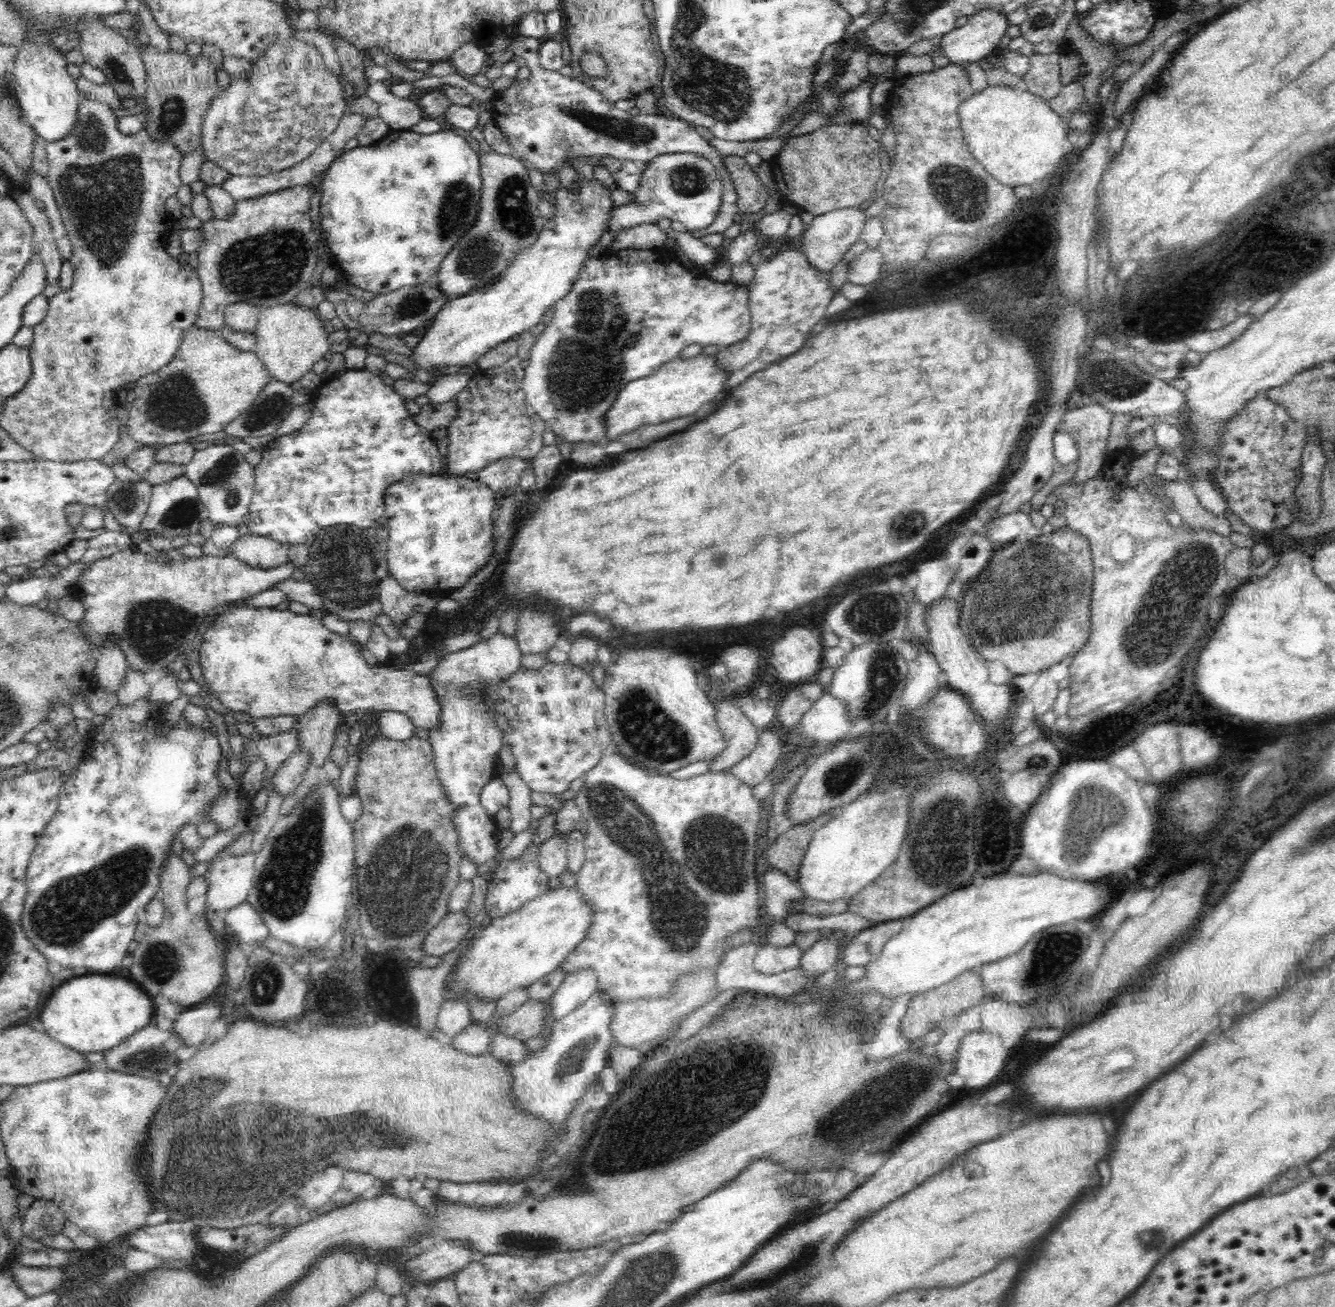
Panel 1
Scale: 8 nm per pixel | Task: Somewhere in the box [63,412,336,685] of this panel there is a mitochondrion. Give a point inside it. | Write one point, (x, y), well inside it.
(156, 628)

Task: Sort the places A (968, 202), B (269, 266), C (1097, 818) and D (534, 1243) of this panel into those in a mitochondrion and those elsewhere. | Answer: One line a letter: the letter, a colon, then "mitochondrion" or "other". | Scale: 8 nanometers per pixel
A: mitochondrion
B: mitochondrion
C: mitochondrion
D: mitochondrion

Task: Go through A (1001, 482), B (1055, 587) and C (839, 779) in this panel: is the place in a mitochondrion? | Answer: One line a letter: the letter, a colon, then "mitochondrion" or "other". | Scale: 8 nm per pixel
A: other
B: mitochondrion
C: mitochondrion

